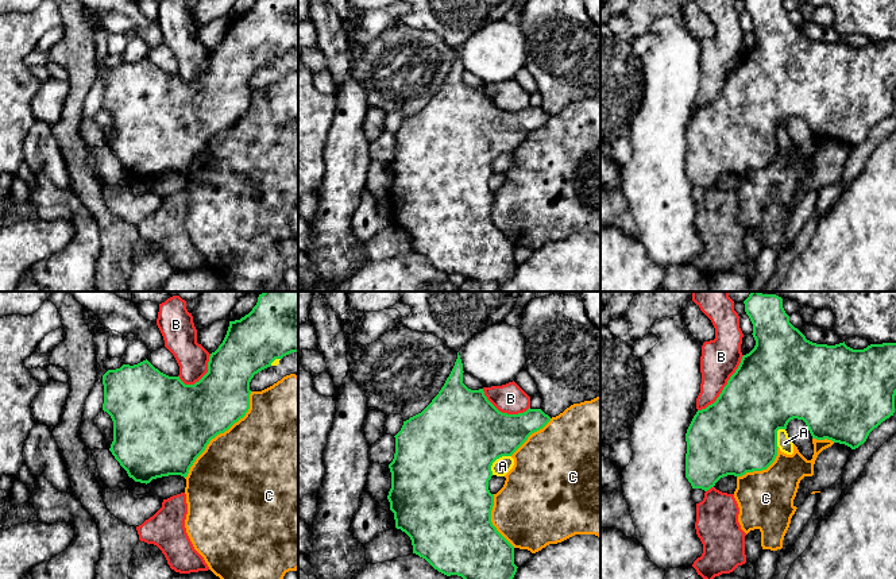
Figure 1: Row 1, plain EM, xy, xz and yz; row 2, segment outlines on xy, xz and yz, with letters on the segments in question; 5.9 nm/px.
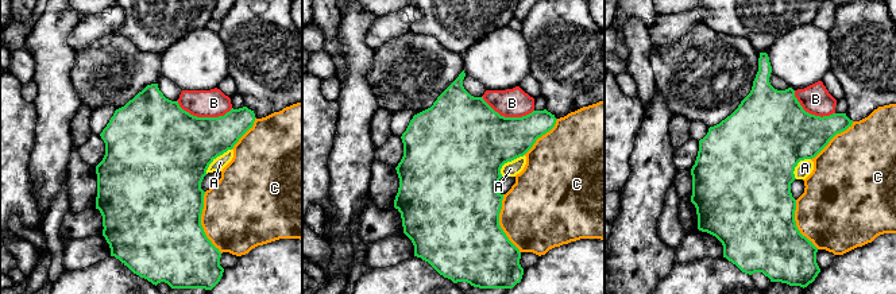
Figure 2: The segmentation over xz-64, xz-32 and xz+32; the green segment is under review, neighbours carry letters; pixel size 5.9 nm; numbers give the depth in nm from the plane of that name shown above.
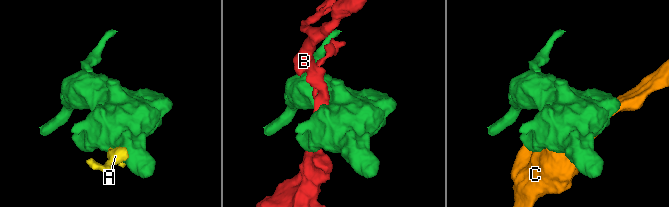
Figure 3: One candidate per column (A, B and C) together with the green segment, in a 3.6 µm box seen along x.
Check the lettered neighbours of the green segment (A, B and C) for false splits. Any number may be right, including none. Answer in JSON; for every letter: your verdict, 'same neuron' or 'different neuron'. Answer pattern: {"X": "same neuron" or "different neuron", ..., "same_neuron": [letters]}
{"A": "different neuron", "B": "same neuron", "C": "different neuron", "same_neuron": ["B"]}

